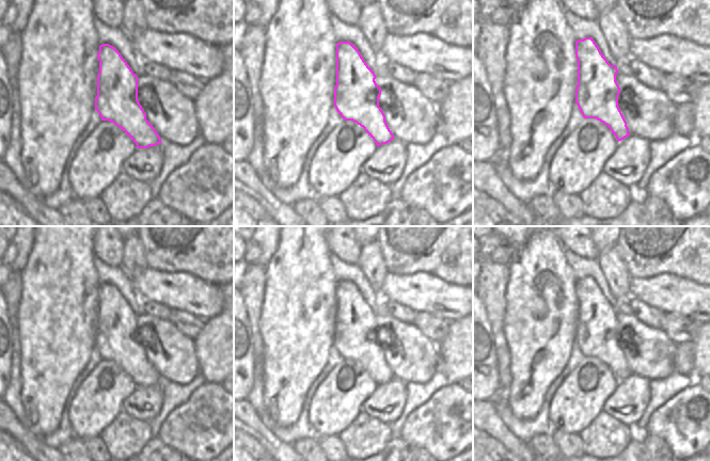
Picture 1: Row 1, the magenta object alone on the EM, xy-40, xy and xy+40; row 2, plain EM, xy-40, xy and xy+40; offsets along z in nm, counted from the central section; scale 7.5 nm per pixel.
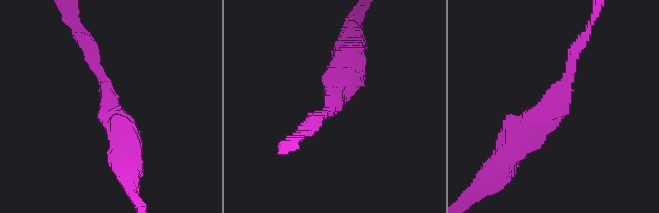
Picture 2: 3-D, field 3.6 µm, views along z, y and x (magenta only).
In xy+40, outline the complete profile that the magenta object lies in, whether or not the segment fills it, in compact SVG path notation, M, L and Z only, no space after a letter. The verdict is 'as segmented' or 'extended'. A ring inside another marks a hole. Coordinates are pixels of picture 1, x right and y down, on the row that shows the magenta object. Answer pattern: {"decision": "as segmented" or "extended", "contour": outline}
{"decision": "as segmented", "contour": "M591 37L575 42L575 58L578 60L578 85L575 88L575 104L584 118L596 118L606 125L617 141L630 136L627 122L618 107L620 88L616 81L618 73L616 65L611 65L601 53Z"}

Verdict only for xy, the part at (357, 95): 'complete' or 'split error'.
complete

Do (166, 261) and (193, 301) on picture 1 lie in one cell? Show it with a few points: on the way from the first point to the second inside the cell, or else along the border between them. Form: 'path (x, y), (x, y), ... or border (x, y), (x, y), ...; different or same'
border (148, 267), (160, 271), (187, 271), (198, 277); different

